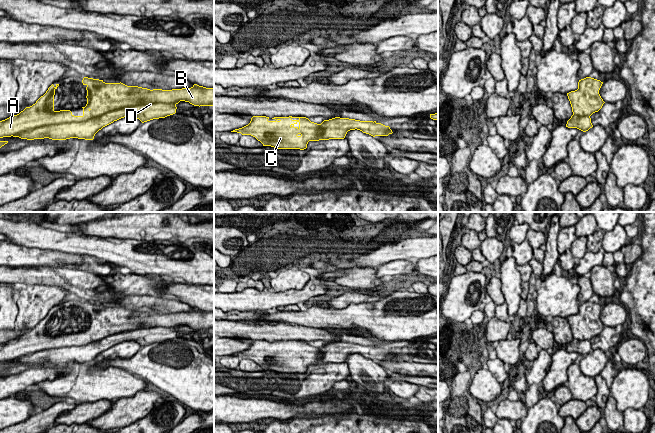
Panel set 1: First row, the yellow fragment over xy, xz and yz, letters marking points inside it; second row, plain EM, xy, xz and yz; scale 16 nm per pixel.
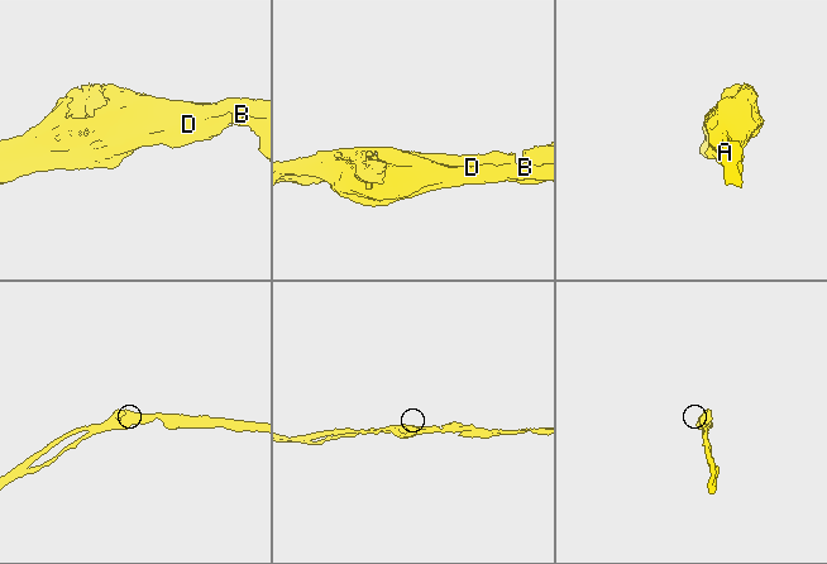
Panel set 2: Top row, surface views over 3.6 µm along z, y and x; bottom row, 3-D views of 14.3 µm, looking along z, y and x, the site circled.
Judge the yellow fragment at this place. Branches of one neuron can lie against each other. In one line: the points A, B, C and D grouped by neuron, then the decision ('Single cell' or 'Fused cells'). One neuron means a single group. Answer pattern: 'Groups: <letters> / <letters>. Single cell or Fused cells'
Groups: A B C D. Single cell

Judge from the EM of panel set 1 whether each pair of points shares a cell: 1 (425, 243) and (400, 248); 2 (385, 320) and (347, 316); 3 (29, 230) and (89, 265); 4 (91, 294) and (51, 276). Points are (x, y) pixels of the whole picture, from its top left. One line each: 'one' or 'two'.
1: one
2: one
3: one
4: one

